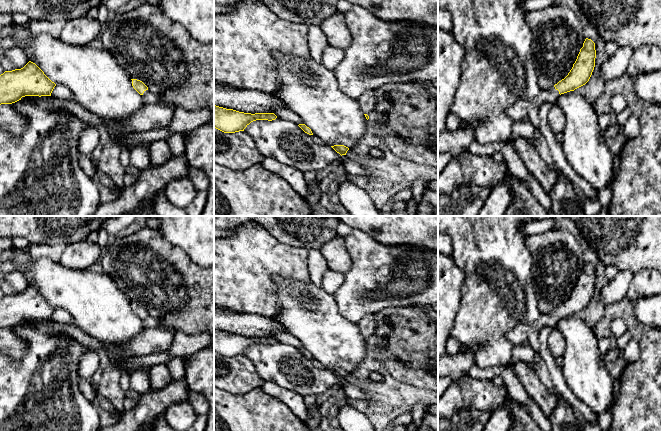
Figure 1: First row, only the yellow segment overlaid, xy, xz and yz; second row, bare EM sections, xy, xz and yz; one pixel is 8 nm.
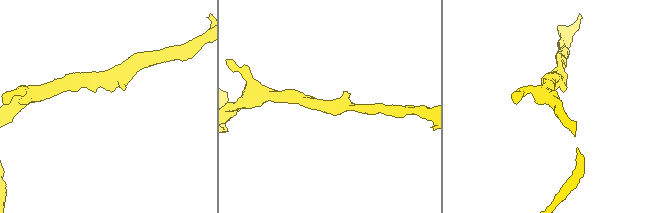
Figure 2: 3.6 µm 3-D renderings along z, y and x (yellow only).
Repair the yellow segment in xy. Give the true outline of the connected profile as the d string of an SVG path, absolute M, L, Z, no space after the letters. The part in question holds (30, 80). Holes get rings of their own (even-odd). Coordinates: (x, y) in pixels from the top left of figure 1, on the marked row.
M33 62L0 75L0 105L12 104L25 96L51 96L56 84Z

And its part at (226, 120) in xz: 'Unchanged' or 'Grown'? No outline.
Unchanged

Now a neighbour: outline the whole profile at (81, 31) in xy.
M83 16L66 21L60 38L63 42L70 45L85 46L99 37L102 31L103 26L97 19Z

